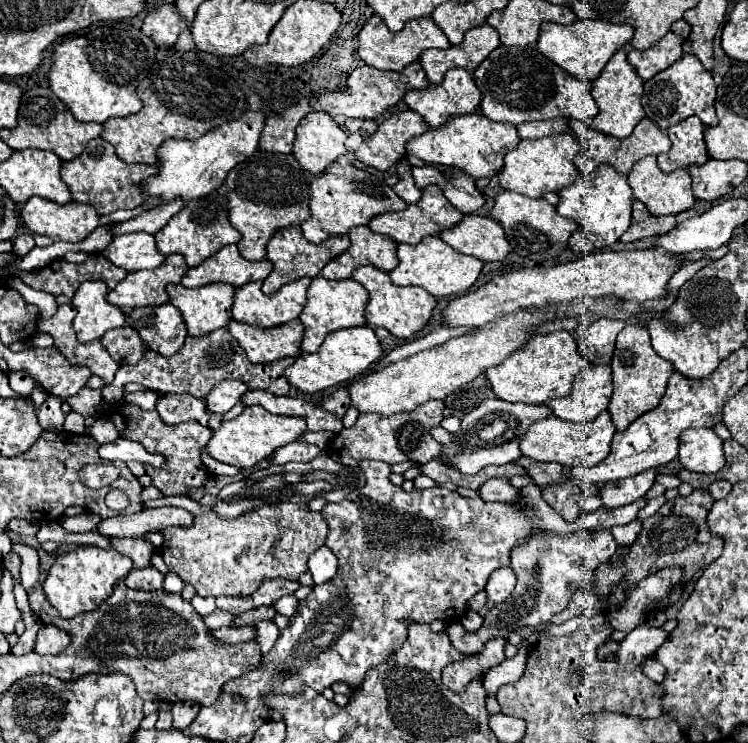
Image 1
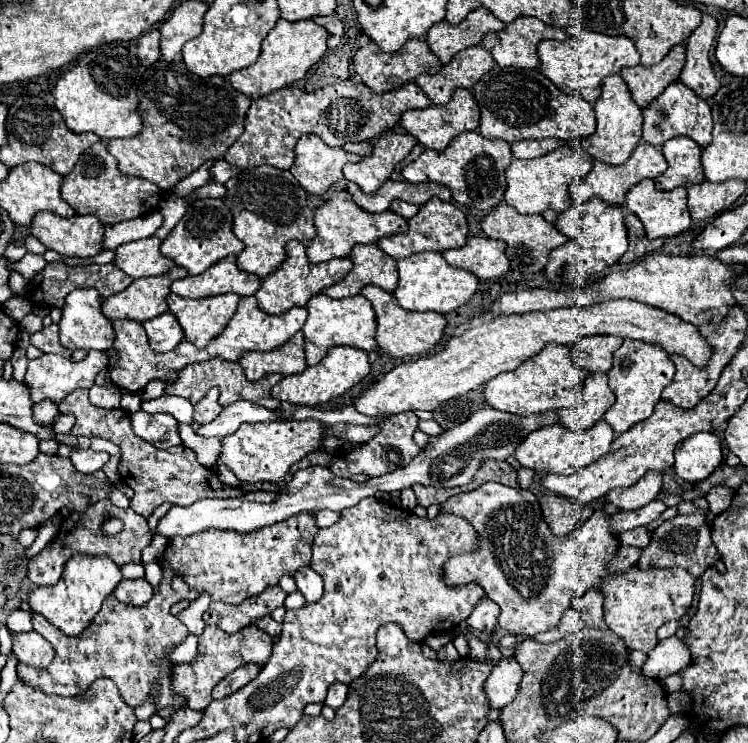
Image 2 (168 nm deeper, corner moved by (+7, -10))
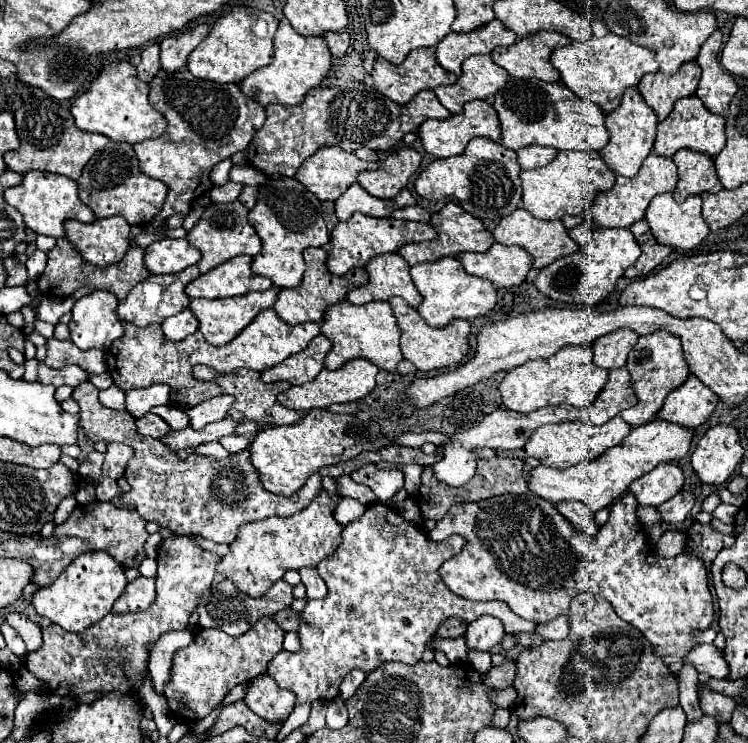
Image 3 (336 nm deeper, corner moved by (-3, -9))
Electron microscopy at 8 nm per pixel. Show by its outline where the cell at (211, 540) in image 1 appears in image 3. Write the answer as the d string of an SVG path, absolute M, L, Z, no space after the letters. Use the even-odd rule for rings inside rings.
M321 491L307 509L291 517L269 517L243 525L239 529L239 539L231 543L231 551L221 559L217 573L223 573L251 597L261 597L275 581L283 577L285 571L315 567L341 545L343 525L333 517L339 501L339 495Z

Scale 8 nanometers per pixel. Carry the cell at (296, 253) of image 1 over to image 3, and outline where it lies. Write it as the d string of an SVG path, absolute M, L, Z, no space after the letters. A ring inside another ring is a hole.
M307 249L305 253L305 275L303 275L303 281L299 287L295 289L281 289L279 291L279 299L275 301L275 311L277 315L287 321L289 325L301 325L301 323L307 323L307 321L315 321L315 323L321 323L325 319L325 311L329 305L335 305L343 299L347 299L347 293L351 289L357 289L361 285L365 285L369 281L369 275L365 269L359 269L359 271L349 271L347 275L343 277L335 277L327 271L327 249Z

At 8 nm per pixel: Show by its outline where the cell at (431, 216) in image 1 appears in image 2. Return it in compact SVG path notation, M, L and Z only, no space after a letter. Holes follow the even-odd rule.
M431 198L407 222L409 222L409 230L407 232L385 236L385 238L377 240L377 246L383 252L387 252L389 256L393 256L395 260L407 258L409 254L417 254L417 252L425 252L425 250L443 252L443 250L449 250L449 248L461 248L465 244L465 240L467 240L467 220L465 220L463 210L457 204L441 202L439 198Z

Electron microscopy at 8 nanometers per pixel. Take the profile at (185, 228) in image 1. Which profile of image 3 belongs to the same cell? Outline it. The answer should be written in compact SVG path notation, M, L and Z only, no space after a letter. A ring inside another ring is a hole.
M239 201L233 203L211 203L203 217L197 221L197 225L189 231L187 241L201 251L201 261L197 263L201 273L211 271L213 267L237 257L237 255L251 255L255 257L261 251L261 239L251 227L247 219L247 207Z

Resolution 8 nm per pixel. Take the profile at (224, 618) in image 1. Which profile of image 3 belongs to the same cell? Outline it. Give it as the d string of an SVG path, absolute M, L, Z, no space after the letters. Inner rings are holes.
M263 617L251 627L251 631L229 637L219 629L199 629L193 633L193 641L175 651L171 677L163 695L167 697L167 705L175 721L195 721L209 715L225 695L239 683L249 681L257 675L267 673L269 661L283 649L285 631L275 623L273 617Z

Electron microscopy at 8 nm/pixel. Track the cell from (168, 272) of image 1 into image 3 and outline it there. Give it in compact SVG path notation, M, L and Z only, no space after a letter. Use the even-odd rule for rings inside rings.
M191 265L191 267L187 267L179 273L173 273L173 275L149 275L149 279L135 285L133 291L127 295L127 299L123 303L119 303L119 307L117 307L119 319L135 323L137 327L147 327L151 323L163 323L167 317L177 315L189 307L191 299L185 295L185 287L187 287L187 283L197 279L199 275L201 273L199 273L197 265Z

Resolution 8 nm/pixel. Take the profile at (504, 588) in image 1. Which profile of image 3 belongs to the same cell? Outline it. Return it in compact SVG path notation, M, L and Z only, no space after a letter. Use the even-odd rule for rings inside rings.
M483 615L469 623L465 633L465 643L469 651L491 651L501 643L505 635L503 623L491 615Z

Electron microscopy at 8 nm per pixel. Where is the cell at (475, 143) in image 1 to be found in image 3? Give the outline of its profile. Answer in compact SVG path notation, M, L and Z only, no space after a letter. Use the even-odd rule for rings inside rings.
M475 137L463 155L435 159L425 171L421 171L415 191L427 201L439 201L453 195L453 199L457 199L457 203L477 219L503 219L521 207L519 171L521 167L517 163L515 151L503 149L491 139Z

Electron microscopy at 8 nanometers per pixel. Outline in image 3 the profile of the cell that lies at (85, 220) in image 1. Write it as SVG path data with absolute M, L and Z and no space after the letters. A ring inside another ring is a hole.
M123 217L97 219L95 223L65 223L67 239L79 249L83 259L107 267L119 263L129 249L131 225Z

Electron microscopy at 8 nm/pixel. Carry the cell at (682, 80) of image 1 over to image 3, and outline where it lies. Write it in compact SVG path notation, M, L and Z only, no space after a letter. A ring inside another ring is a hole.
M691 97L691 99L679 99L671 115L663 123L659 123L657 141L653 149L661 157L673 157L679 149L691 149L715 157L721 153L723 147L725 147L725 119L721 115L713 115L711 111L707 111L701 99Z

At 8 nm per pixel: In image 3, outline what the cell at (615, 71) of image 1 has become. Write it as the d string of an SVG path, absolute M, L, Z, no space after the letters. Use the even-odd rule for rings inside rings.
M637 89L625 91L623 103L617 107L617 111L611 111L605 117L605 125L607 125L607 131L609 131L609 143L601 151L601 157L607 163L607 167L613 169L617 175L635 177L641 163L645 161L645 157L653 149L653 143L655 143L655 137L657 137L657 123L659 121L657 121L655 111L643 101L639 91Z

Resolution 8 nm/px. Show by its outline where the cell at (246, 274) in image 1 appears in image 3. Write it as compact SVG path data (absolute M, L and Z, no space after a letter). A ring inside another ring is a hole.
M239 255L225 261L223 265L203 273L197 281L191 281L185 287L185 293L191 299L219 299L219 297L237 297L251 291L267 291L273 283L251 271L253 257Z

